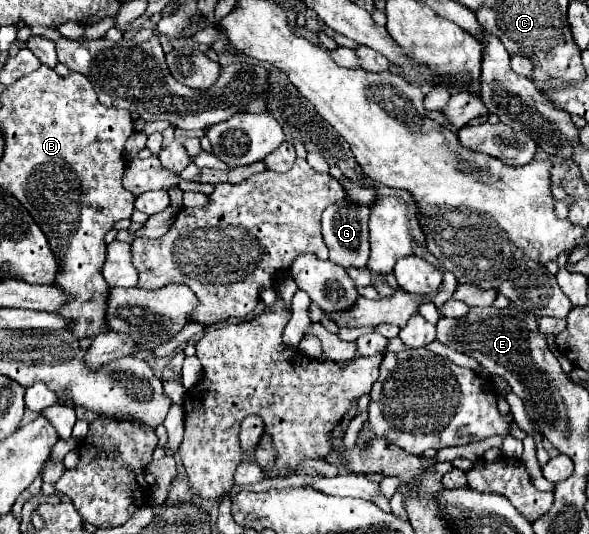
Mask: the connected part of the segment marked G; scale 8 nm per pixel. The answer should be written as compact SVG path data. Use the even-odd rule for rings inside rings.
M329 205L323 211L323 239L329 249L329 259L343 267L365 267L369 259L369 233L367 221L371 215L369 205Z

